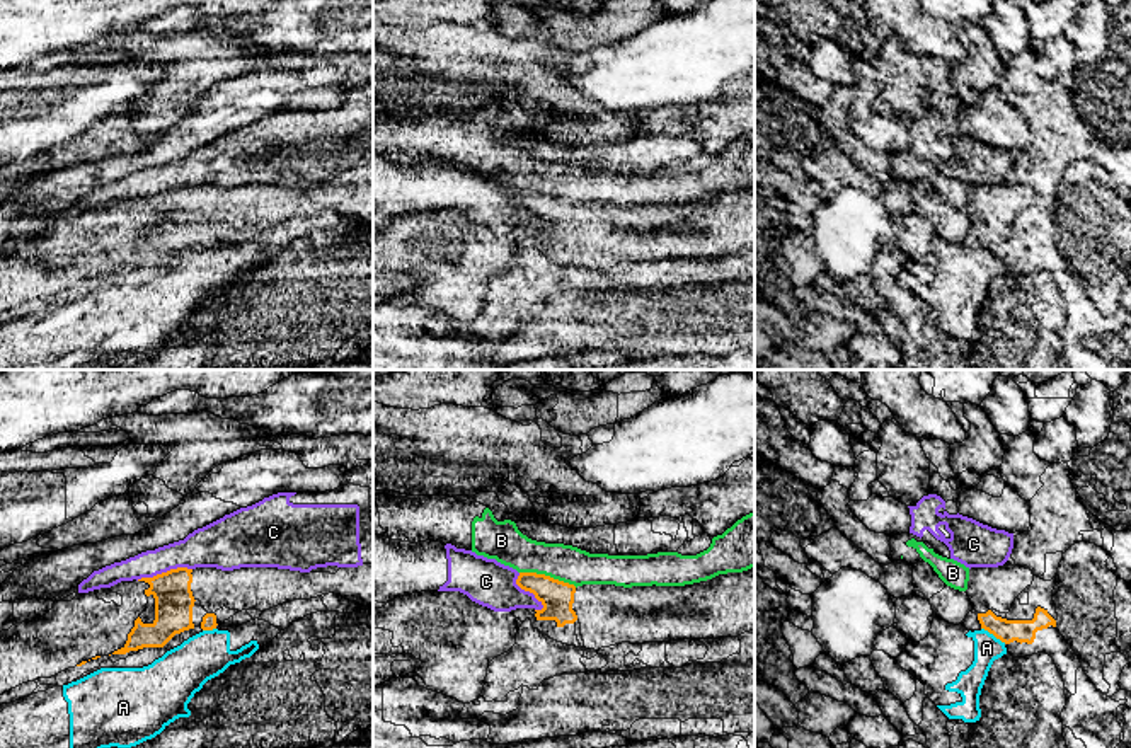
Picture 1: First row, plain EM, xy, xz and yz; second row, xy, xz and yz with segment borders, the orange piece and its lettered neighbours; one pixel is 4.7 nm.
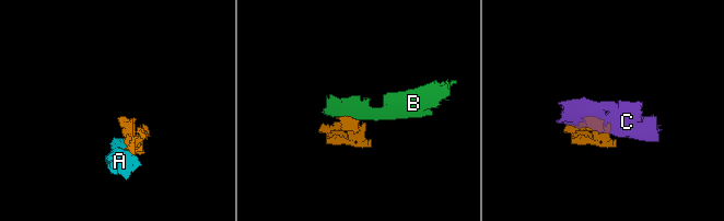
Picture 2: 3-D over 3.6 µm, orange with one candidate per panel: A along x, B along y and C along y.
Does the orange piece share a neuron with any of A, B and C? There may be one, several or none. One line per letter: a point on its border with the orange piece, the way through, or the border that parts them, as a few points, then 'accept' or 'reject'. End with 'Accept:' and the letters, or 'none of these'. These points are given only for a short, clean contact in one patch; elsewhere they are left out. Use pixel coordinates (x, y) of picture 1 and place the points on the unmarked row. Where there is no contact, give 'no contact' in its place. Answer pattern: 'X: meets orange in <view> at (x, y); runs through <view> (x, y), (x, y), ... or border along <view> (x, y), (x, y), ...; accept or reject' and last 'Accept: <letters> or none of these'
A: meets orange in yz at (993, 253); reject
B: meets orange in xz at (549, 195); border along xz (520, 189), (544, 191), (576, 205); reject
C: meets orange in xy at (164, 191); border along xy (191, 186), (171, 186), (137, 198); reject
Accept: none of these

